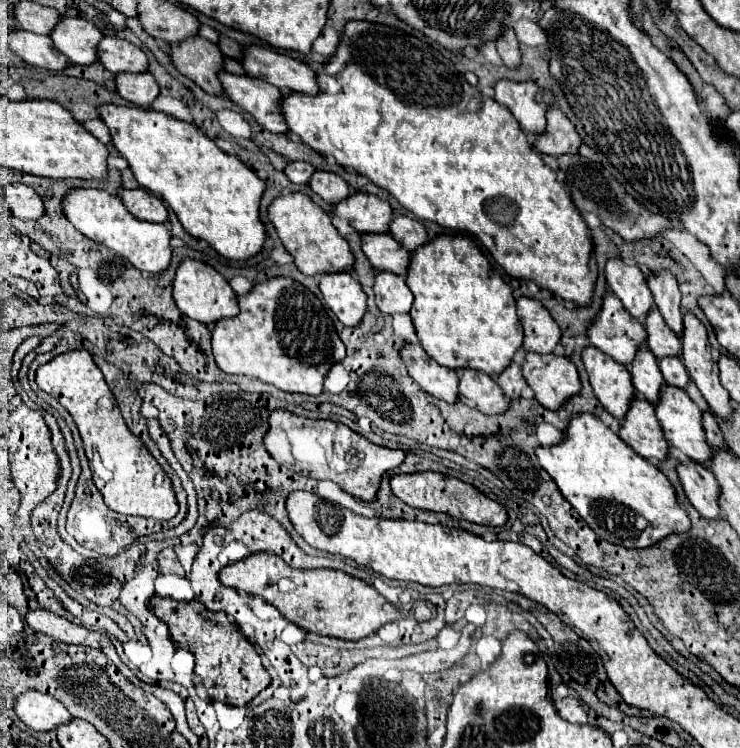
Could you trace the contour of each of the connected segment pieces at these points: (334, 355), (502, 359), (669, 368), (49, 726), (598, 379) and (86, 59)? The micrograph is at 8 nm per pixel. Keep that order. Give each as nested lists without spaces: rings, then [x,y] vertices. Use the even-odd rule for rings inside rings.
[[[270,278],[256,284],[250,294],[238,298],[240,314],[216,322],[212,332],[212,350],[220,370],[226,374],[244,374],[274,384],[284,392],[310,396],[322,394],[322,382],[328,370],[346,356],[346,348],[320,300],[292,278]],[[316,346],[322,346],[318,350]]]
[[[438,236],[430,240],[412,254],[406,282],[414,294],[410,316],[414,320],[420,344],[430,358],[452,370],[474,368],[490,376],[496,376],[510,366],[514,352],[522,346],[522,326],[516,316],[516,300],[512,288],[500,274],[496,276],[492,264],[478,250],[474,240],[468,236]]]
[[[662,358],[658,364],[660,364],[660,370],[664,374],[666,384],[672,384],[672,386],[682,388],[682,390],[686,388],[690,376],[688,376],[686,366],[682,364],[680,358]]]
[[[28,690],[20,696],[16,696],[14,702],[16,714],[18,718],[32,730],[40,730],[40,732],[48,732],[48,730],[56,730],[56,726],[60,726],[60,722],[68,722],[70,712],[66,710],[66,706],[56,700],[50,694],[42,694],[38,690]]]
[[[588,346],[582,354],[586,372],[590,376],[590,384],[594,388],[596,398],[616,420],[624,420],[632,400],[636,398],[636,390],[626,366],[608,358],[608,354]]]
[[[62,18],[56,32],[50,34],[54,46],[70,58],[72,64],[94,64],[98,60],[98,44],[104,34],[84,18]]]

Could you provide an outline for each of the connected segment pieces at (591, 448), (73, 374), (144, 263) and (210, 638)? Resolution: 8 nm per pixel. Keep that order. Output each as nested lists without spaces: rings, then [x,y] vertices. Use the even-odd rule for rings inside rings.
[[[594,414],[574,416],[564,440],[556,446],[538,446],[536,456],[586,524],[612,544],[648,548],[670,534],[686,534],[690,530],[690,518],[678,506],[670,480],[656,464],[636,454]]]
[[[70,350],[42,364],[36,372],[36,384],[54,396],[78,424],[94,482],[108,508],[118,514],[152,516],[158,520],[170,520],[178,514],[178,502],[170,478],[142,440],[128,430],[120,410],[116,410],[116,398],[88,350]]]
[[[70,190],[64,198],[66,218],[90,240],[108,246],[120,256],[128,258],[138,270],[160,274],[170,266],[172,246],[170,246],[170,226],[142,222],[134,218],[118,196],[108,194],[106,190]]]
[[[152,596],[150,610],[162,622],[168,624],[172,640],[180,648],[194,654],[196,674],[202,678],[210,700],[220,700],[230,706],[246,706],[272,682],[272,676],[262,666],[256,648],[242,636],[240,628],[226,618],[226,614],[210,612],[198,600],[178,602],[174,598],[162,598],[162,596]]]

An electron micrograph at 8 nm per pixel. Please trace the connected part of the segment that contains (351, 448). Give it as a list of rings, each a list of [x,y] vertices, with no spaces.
[[[274,410],[268,422],[270,430],[264,438],[264,444],[276,462],[316,480],[332,480],[340,484],[342,490],[364,502],[376,500],[382,476],[400,466],[406,458],[406,452],[376,446],[340,422],[308,420],[284,410]]]

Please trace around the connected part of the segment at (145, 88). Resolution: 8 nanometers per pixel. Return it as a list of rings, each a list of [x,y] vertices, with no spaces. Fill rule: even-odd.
[[[118,74],[116,90],[124,100],[140,108],[148,108],[160,92],[152,74]]]

